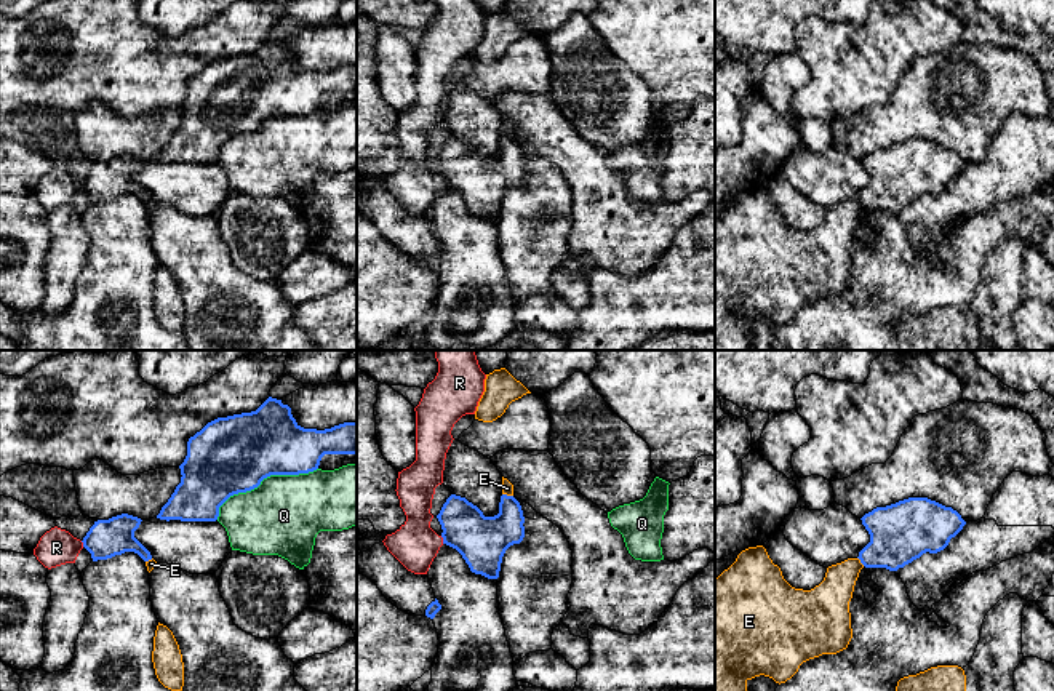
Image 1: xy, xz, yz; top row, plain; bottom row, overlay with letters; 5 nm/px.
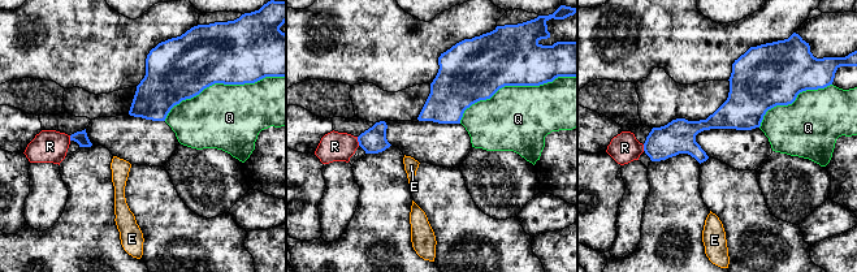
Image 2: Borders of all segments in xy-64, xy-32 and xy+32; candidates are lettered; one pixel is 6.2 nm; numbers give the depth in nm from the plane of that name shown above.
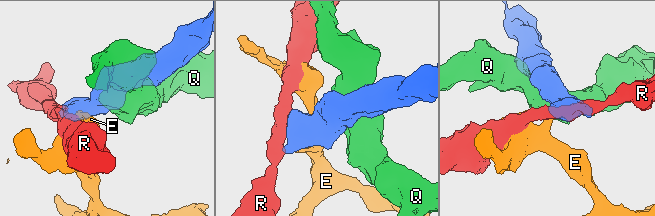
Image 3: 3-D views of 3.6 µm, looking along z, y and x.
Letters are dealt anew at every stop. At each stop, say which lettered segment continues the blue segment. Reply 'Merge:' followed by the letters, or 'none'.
Merge: none

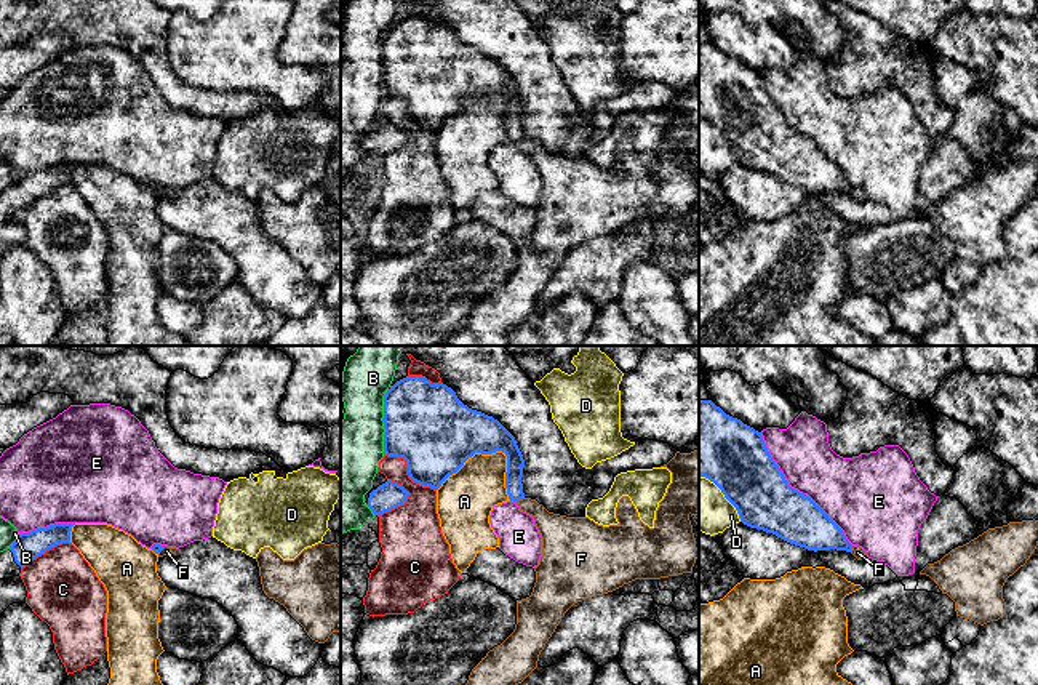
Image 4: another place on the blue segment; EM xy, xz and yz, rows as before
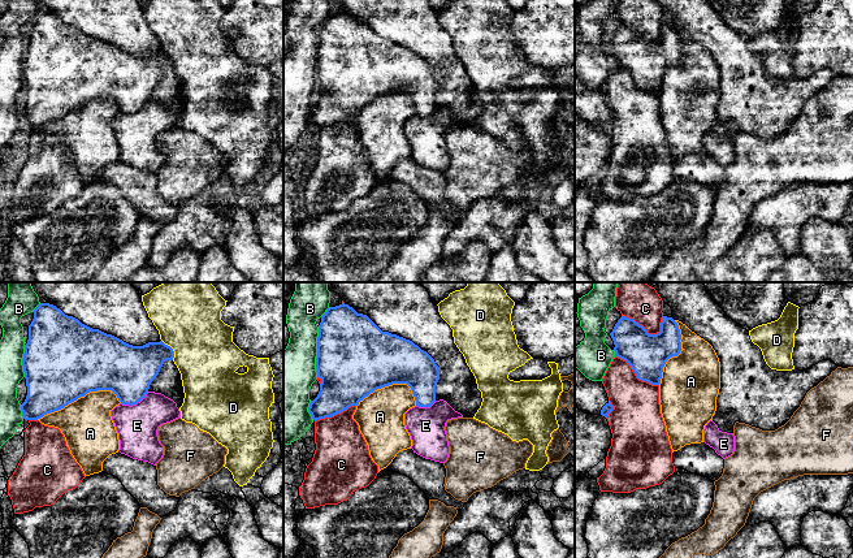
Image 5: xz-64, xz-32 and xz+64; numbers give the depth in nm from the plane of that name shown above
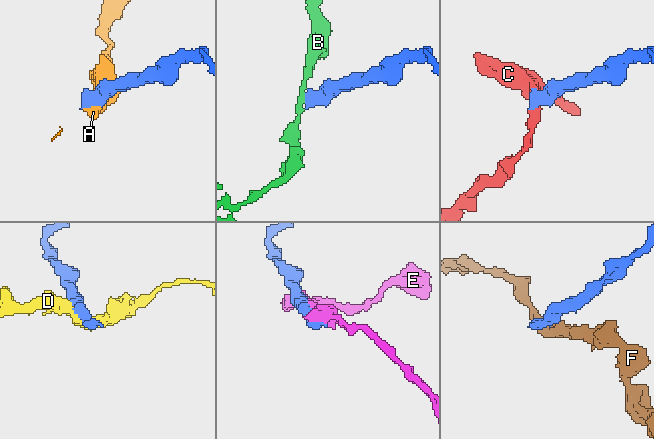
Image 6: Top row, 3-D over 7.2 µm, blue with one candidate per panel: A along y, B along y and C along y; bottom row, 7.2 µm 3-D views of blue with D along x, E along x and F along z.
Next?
Merge: none

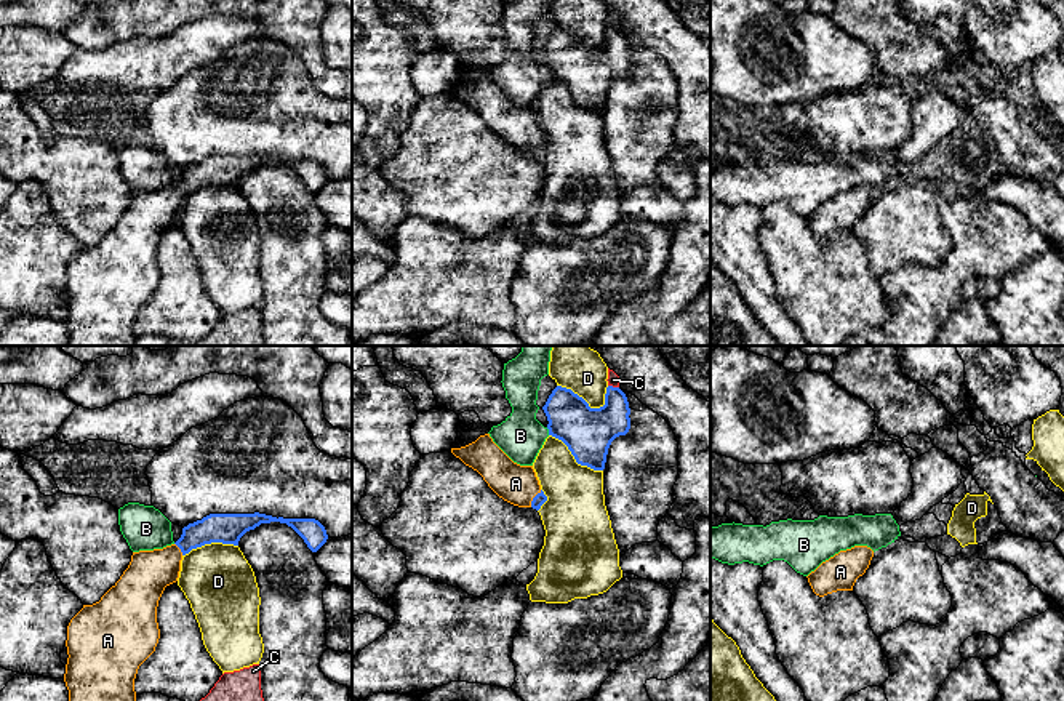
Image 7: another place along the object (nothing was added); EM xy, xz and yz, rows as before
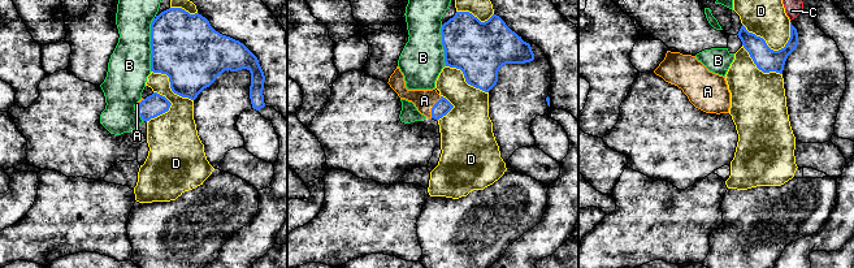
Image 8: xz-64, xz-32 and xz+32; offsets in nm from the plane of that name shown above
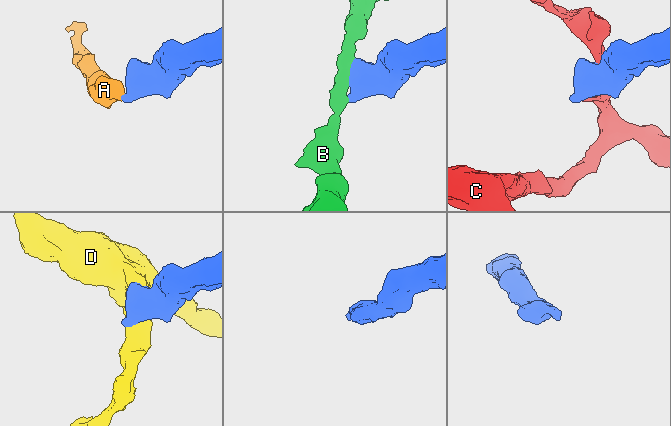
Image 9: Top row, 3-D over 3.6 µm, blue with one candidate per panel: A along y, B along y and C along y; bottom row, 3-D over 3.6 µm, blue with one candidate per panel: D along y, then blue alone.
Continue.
Merge: A

